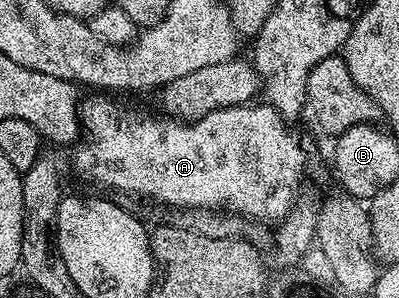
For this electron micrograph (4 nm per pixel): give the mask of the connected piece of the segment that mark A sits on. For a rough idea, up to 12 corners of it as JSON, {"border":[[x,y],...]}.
{"border":[[80,103],[81,176],[280,222],[305,148],[270,104]]}

